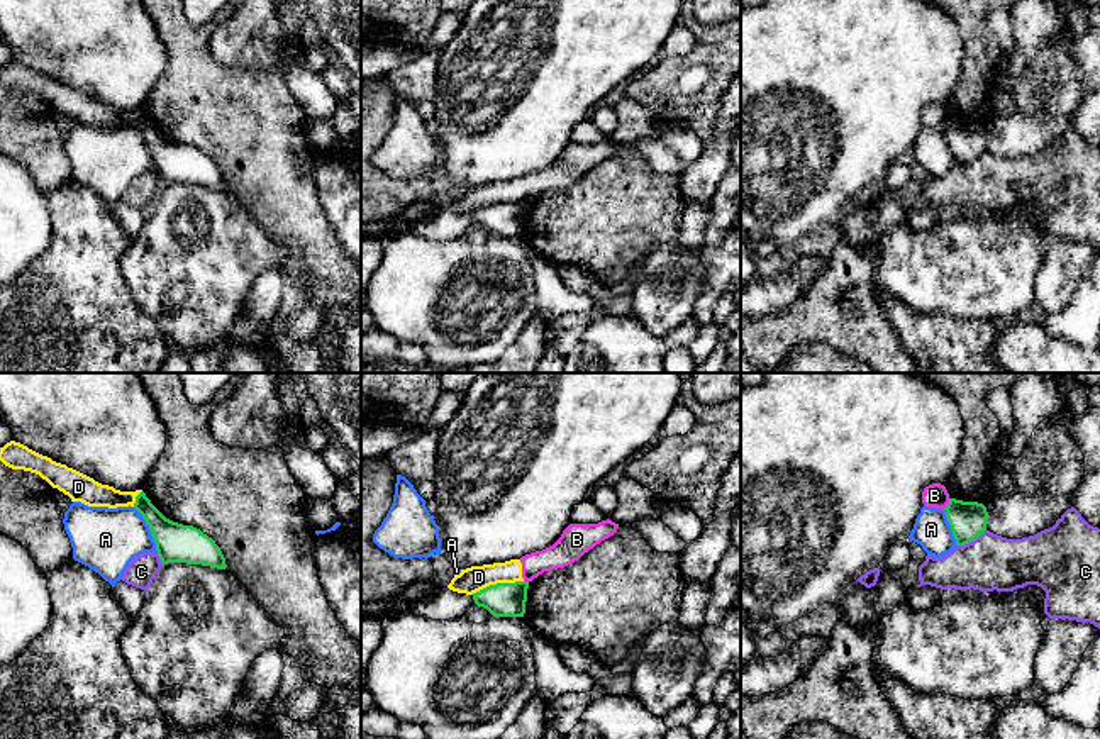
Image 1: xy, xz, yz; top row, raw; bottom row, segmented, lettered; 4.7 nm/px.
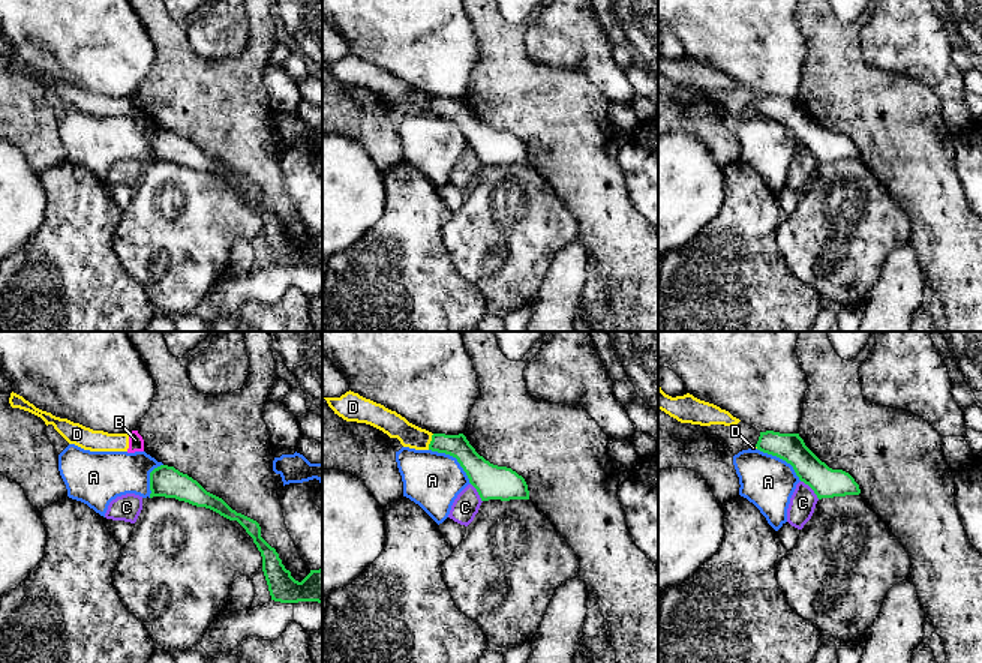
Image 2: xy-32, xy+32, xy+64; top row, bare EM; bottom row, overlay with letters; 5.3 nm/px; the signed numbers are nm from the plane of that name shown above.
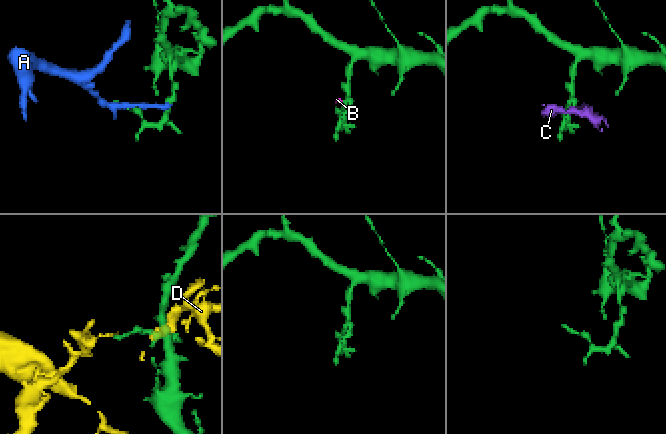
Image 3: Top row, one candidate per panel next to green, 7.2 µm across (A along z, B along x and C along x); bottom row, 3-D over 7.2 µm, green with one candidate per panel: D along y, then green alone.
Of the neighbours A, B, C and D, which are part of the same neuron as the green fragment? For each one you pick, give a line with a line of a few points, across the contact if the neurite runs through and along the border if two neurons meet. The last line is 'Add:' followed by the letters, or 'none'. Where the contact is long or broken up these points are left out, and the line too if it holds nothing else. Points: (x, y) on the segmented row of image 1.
Add: none

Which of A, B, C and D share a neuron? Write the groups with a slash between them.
A / B D / C

